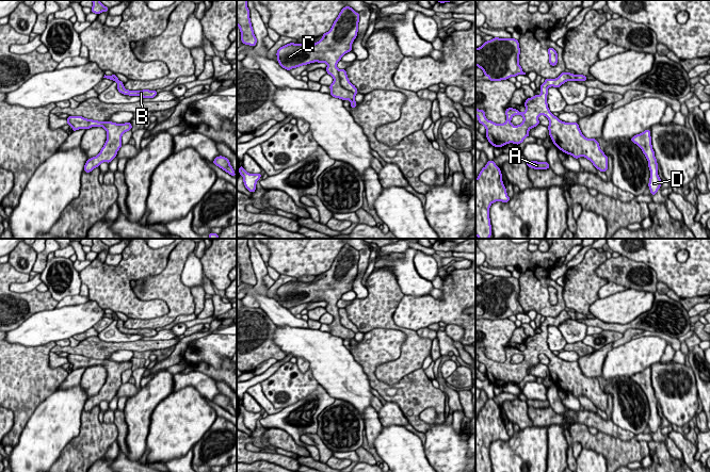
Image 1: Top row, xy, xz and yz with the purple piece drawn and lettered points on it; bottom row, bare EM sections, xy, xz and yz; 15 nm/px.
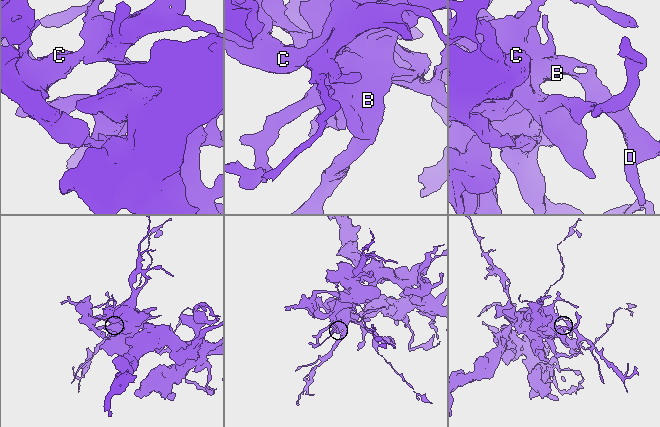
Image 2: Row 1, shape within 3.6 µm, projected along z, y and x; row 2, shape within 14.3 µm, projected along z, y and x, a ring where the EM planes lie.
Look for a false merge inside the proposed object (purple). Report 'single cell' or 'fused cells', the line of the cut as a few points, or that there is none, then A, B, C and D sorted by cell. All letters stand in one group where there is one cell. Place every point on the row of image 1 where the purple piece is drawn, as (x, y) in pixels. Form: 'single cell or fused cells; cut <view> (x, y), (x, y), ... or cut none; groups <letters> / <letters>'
fused cells; cut xz (338, 69), (340, 84), (355, 94); groups A C / B D

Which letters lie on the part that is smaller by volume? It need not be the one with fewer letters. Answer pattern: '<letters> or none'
A, C

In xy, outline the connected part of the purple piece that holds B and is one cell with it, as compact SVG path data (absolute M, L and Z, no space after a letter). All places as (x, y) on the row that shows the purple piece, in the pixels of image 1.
M116 75L113 76L113 81L117 83L117 91L122 93L123 95L129 95L129 96L140 96L143 98L154 98L157 96L157 91L149 91L149 89L143 89L143 91L129 91L124 87L124 83L118 80Z

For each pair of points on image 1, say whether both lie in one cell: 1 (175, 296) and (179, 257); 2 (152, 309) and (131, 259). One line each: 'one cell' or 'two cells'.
1: one cell
2: one cell

